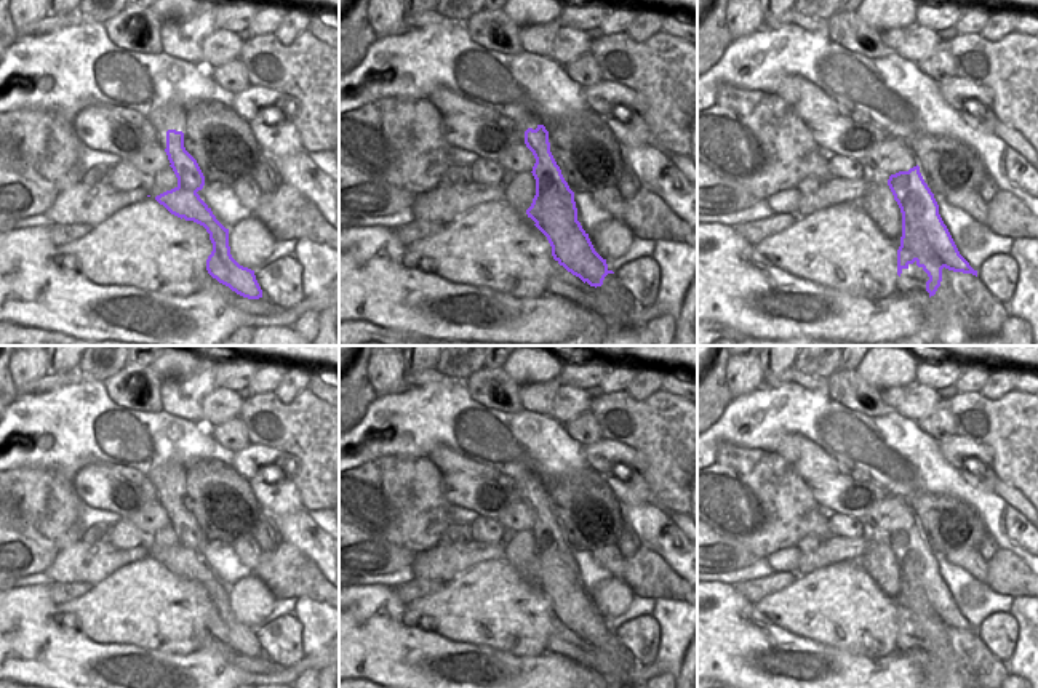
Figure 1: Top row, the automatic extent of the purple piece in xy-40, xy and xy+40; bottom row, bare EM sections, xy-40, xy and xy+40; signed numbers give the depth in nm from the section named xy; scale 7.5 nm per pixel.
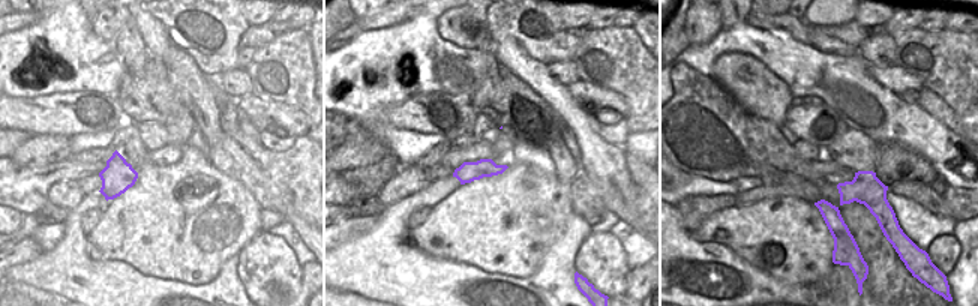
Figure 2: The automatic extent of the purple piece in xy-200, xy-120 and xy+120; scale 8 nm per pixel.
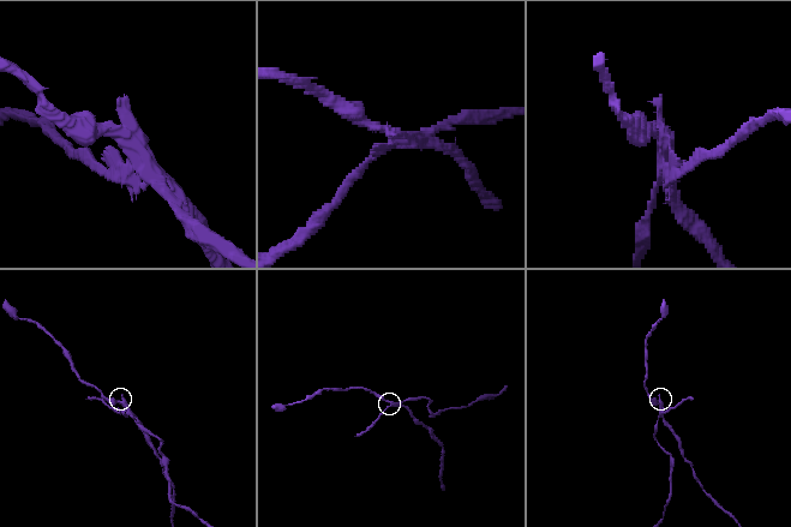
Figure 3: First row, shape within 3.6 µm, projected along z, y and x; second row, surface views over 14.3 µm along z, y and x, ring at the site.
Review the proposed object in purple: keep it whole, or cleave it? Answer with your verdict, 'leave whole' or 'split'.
split

